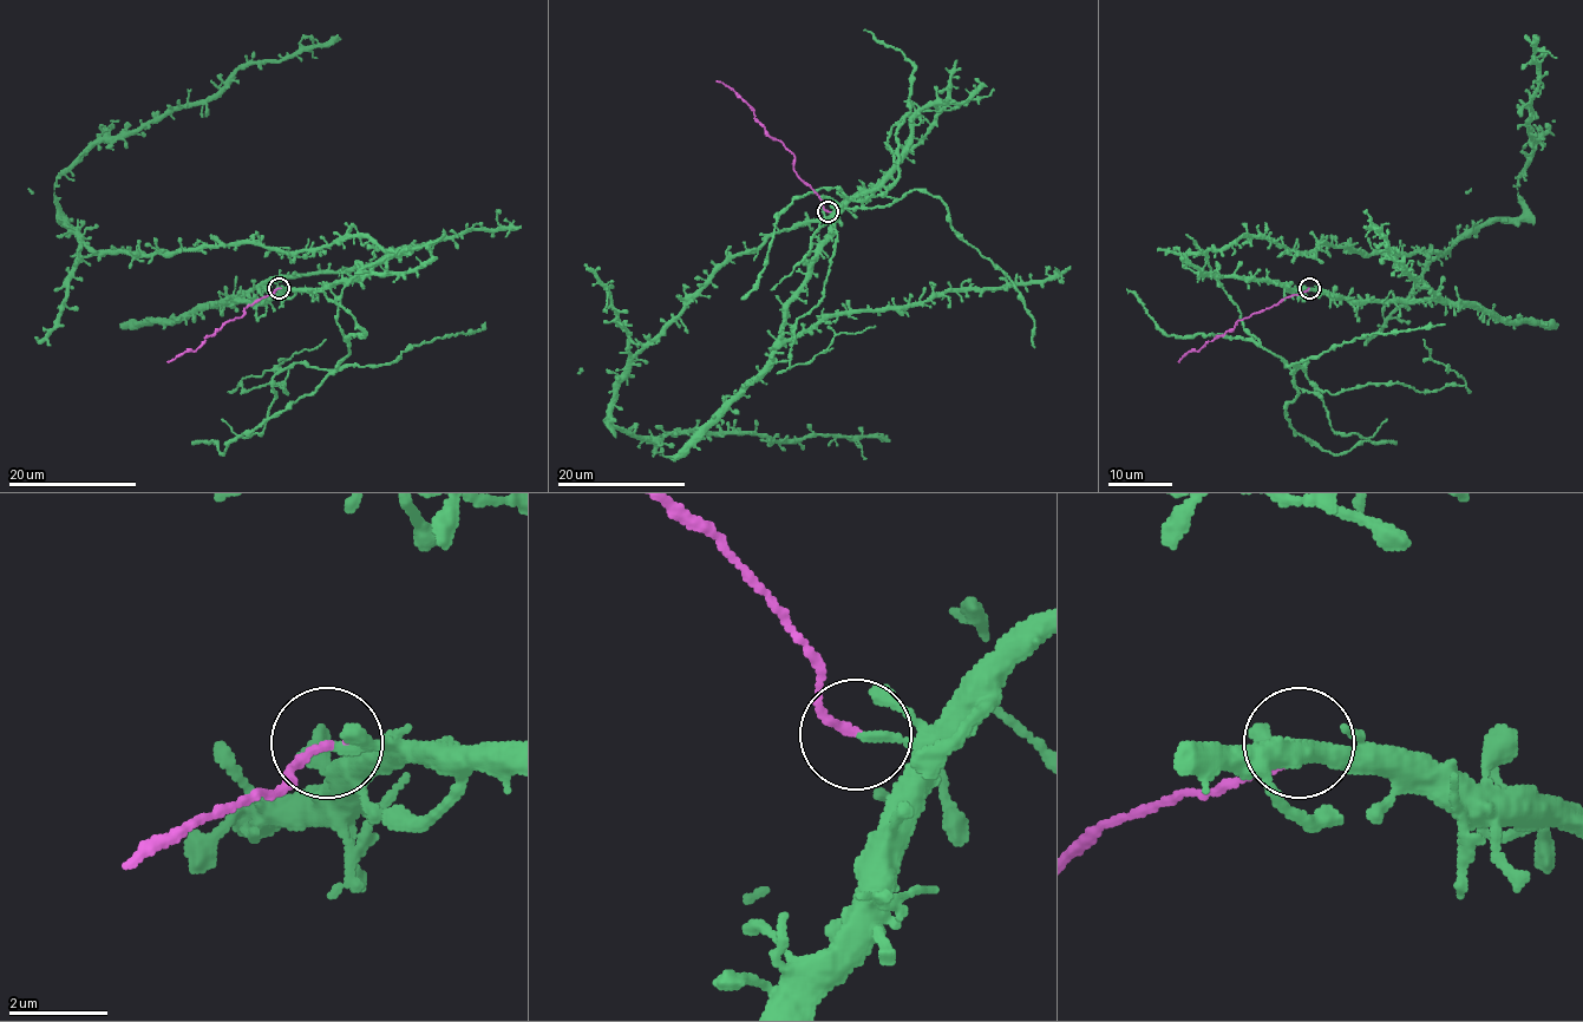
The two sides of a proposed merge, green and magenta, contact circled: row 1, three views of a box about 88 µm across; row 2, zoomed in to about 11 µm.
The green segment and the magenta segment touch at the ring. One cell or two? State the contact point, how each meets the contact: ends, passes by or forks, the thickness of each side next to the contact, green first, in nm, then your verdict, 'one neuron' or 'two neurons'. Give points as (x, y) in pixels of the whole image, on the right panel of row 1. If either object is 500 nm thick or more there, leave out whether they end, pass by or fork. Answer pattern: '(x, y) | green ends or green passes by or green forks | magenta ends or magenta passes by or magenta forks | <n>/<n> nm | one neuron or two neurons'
(1309, 288) | green ends | magenta ends | 180/170 nm | two neurons

